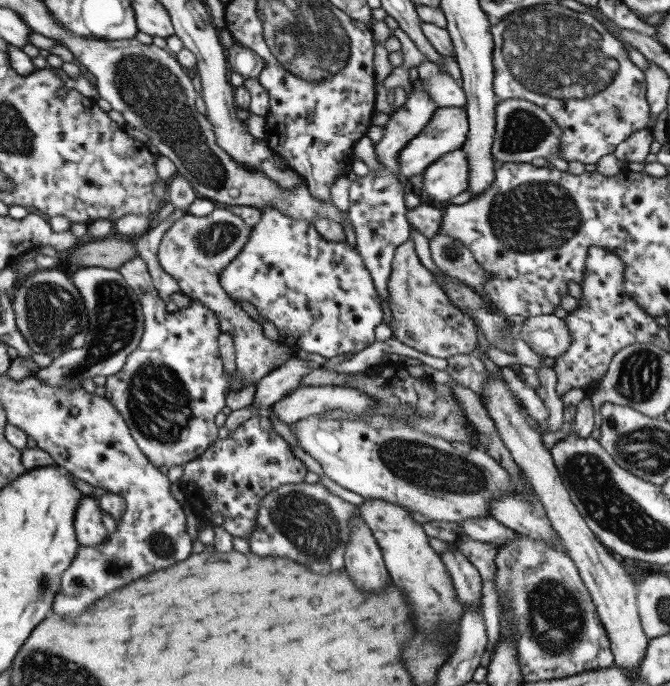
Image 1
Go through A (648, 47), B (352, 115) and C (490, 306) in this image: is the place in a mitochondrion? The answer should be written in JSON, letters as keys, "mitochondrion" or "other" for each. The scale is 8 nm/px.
{"A":"other","B":"other","C":"other"}

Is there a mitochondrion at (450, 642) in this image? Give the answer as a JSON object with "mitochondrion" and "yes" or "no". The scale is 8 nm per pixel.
{"mitochondrion":"no"}

